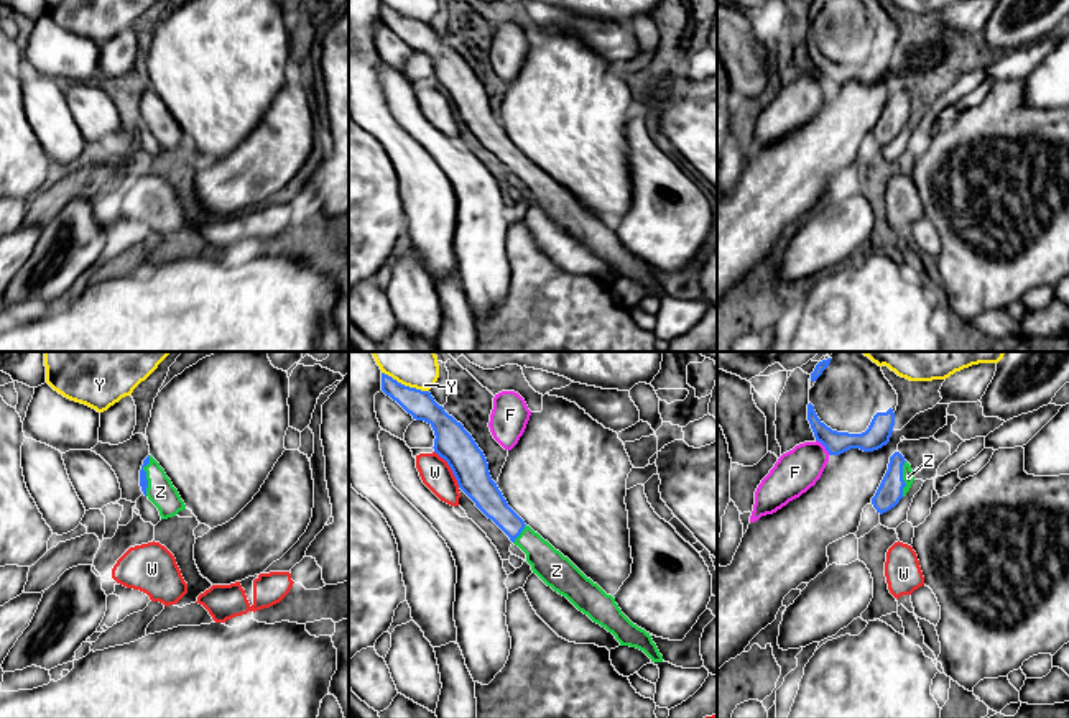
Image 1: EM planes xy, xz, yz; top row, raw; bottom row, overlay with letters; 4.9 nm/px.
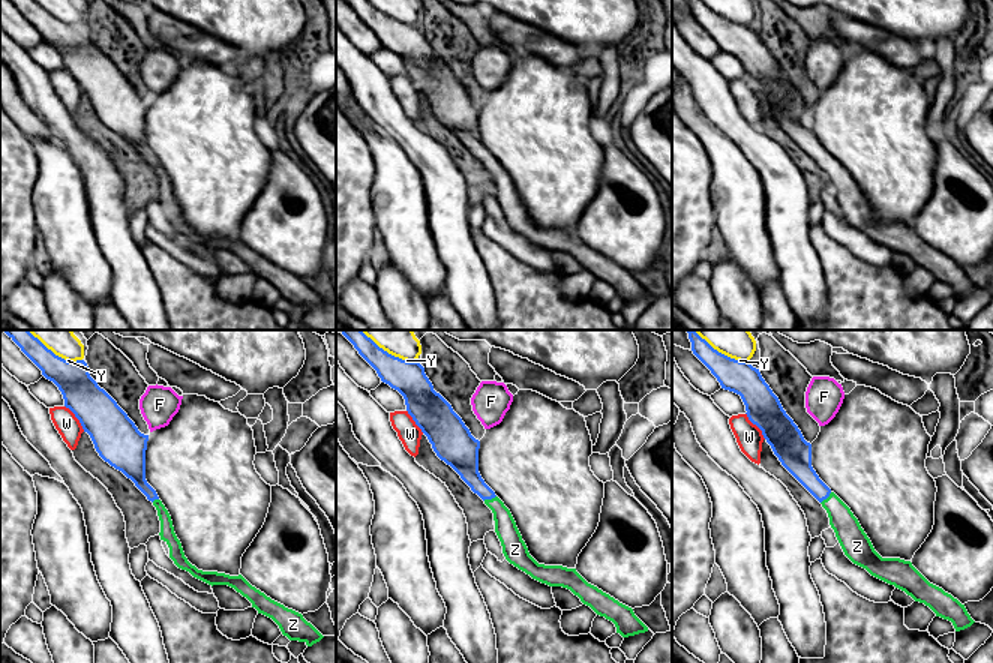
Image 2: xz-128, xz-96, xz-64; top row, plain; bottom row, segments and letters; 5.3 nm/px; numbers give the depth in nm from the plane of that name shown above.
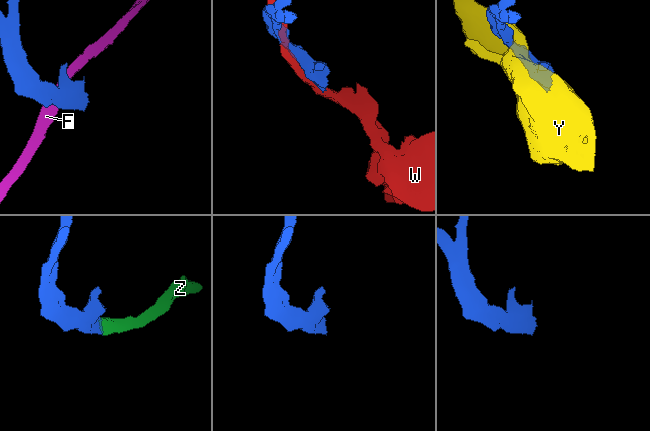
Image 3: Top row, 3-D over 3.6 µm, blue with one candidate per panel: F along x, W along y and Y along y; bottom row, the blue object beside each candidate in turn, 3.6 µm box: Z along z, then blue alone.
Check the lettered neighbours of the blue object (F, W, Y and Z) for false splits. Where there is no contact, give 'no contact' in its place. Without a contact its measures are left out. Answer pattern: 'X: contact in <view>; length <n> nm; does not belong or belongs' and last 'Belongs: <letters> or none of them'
F: contact in yz; length 100 nm; does not belong
W: contact in xz; length 220 nm; does not belong
Y: contact in xz; length 260 nm; does not belong
Z: contact in xy; length 200 nm; belongs
Belongs: Z

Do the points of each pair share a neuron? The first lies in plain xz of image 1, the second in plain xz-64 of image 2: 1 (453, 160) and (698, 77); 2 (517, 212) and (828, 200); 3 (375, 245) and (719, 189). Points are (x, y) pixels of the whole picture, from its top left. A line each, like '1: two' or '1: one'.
1: one
2: two
3: two

